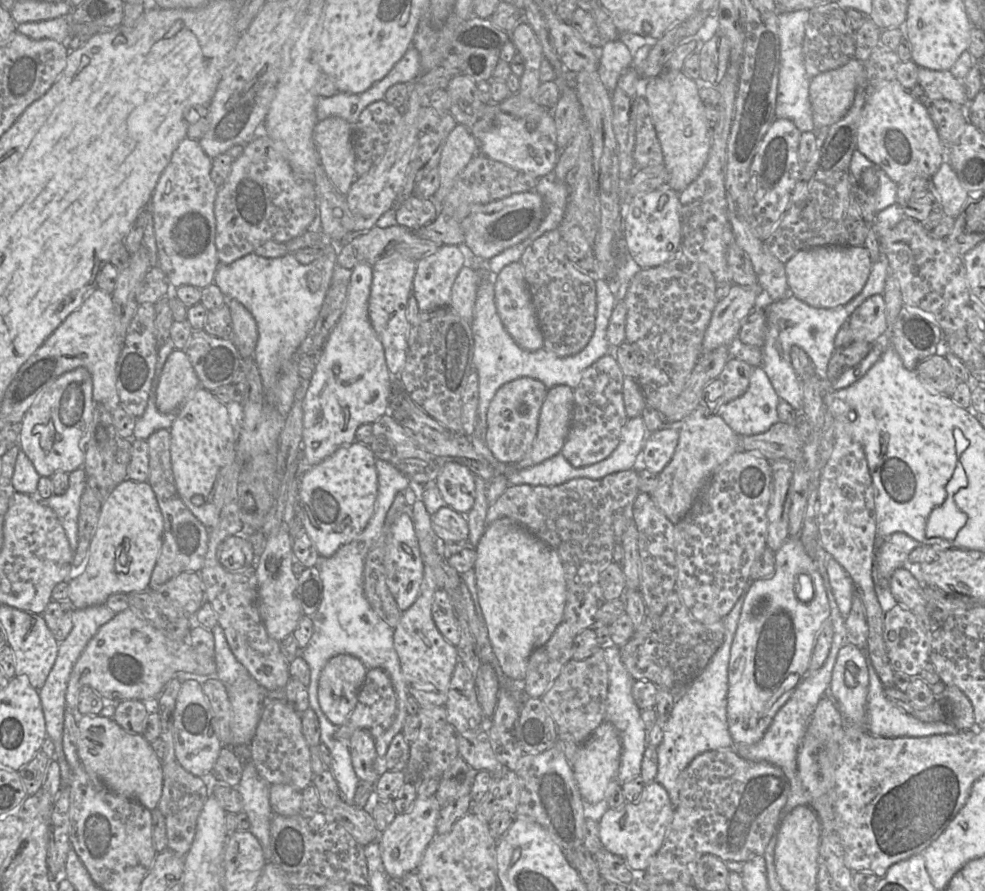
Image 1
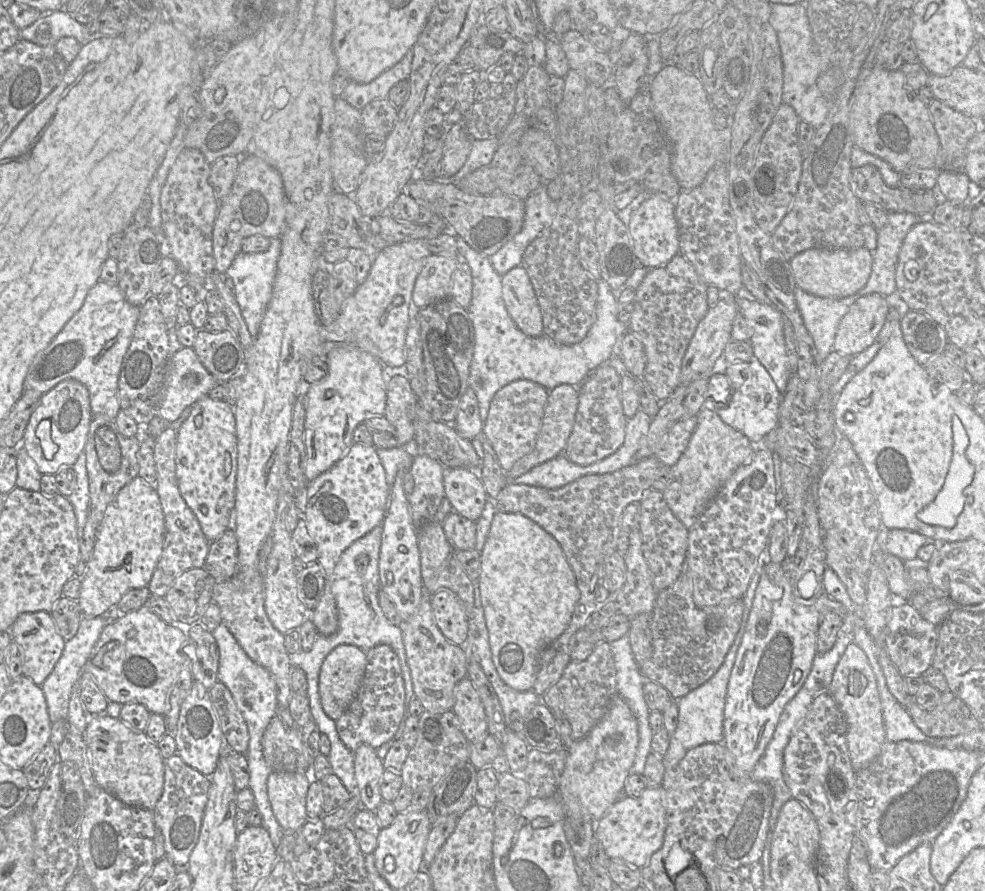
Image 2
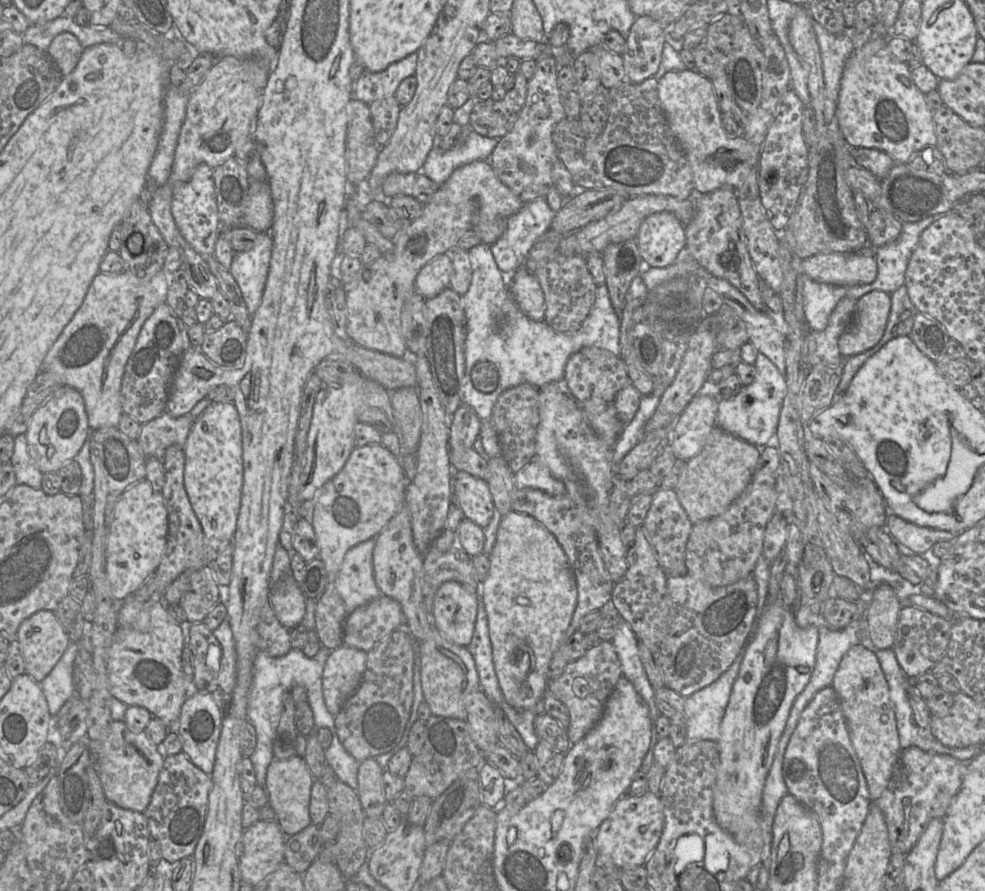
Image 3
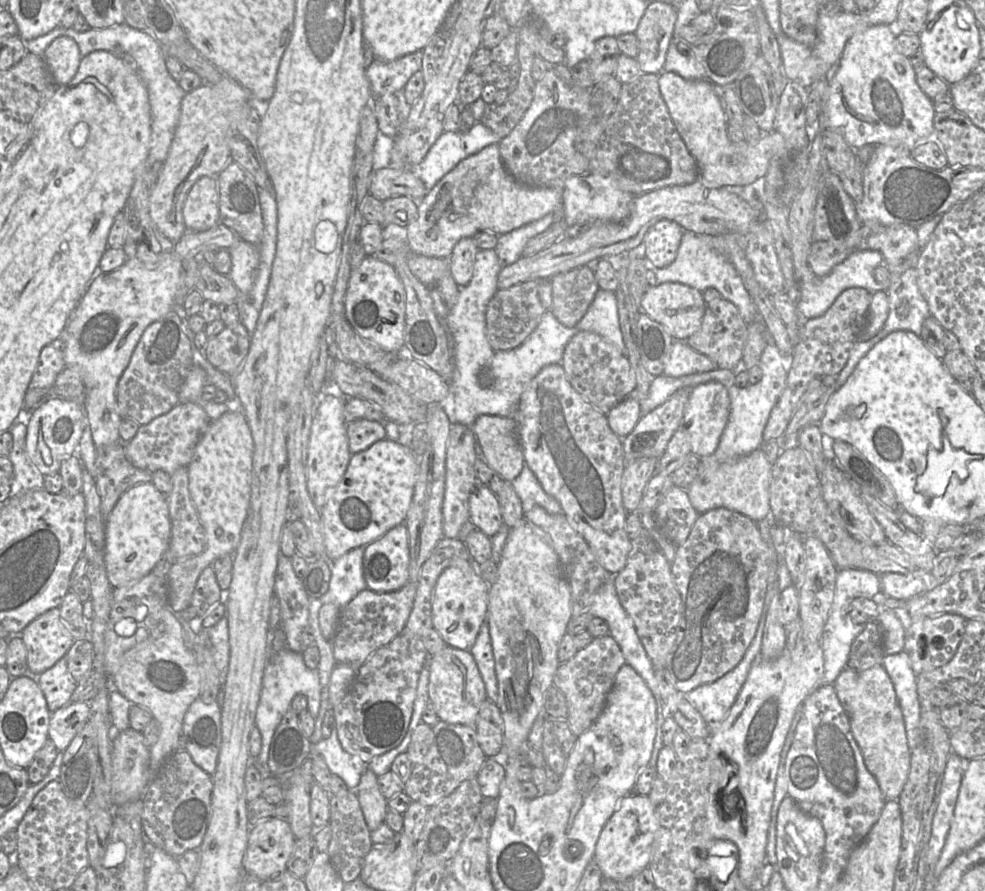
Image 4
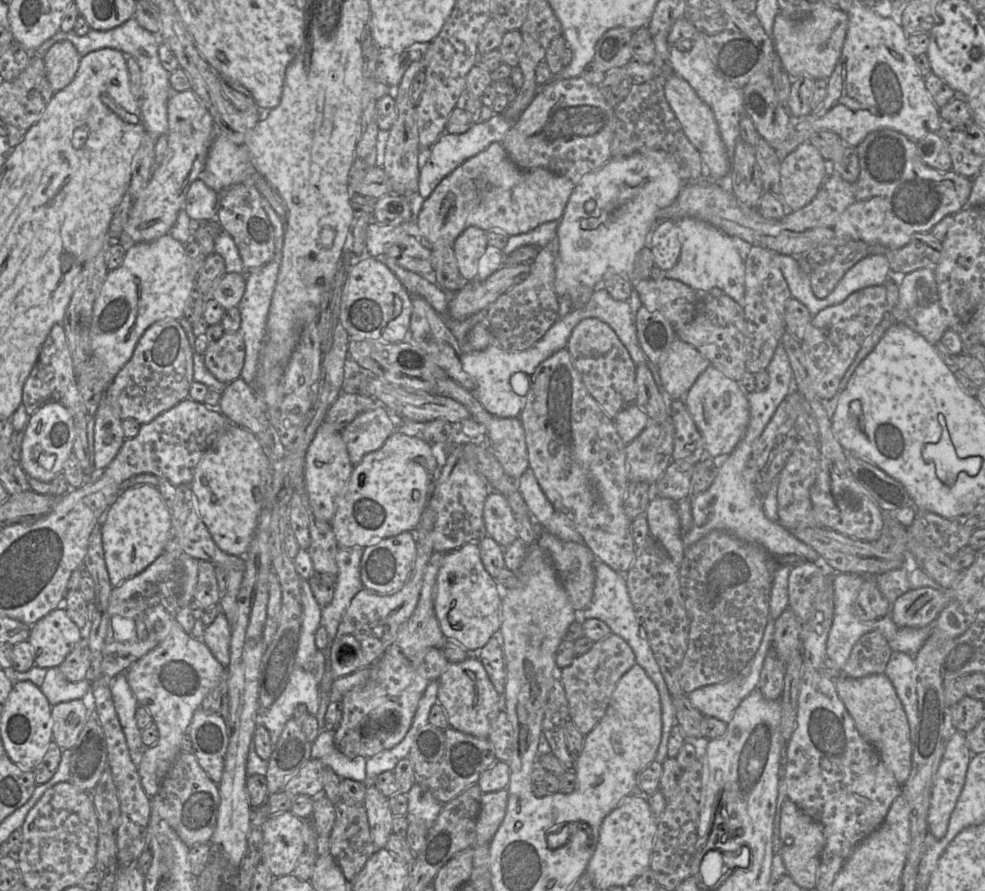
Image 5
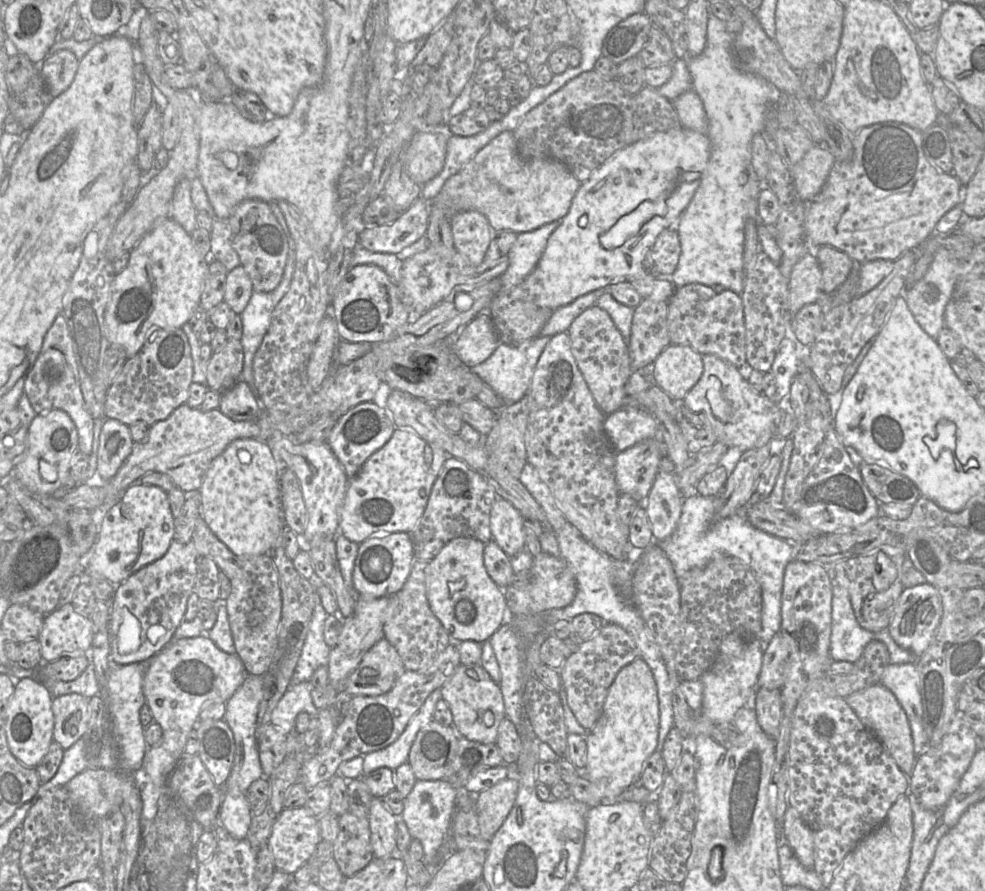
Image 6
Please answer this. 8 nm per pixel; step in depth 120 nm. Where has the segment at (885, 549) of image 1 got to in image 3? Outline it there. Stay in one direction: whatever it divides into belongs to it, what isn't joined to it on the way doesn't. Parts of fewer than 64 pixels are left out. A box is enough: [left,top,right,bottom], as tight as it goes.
[886,514,961,555]

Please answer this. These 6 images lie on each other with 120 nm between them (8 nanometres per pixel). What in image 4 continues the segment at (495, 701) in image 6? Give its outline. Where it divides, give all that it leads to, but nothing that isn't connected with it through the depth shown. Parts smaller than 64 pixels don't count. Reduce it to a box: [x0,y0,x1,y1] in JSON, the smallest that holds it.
[429,645,487,727]

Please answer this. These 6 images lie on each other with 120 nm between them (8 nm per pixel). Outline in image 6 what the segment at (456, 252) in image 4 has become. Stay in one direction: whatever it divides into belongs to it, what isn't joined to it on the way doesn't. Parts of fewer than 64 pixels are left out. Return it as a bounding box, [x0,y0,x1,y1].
[450,210,496,265]

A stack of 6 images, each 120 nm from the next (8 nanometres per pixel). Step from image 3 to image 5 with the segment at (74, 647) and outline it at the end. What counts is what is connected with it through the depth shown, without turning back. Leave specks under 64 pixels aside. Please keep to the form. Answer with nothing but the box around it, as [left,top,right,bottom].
[40,667,91,706]

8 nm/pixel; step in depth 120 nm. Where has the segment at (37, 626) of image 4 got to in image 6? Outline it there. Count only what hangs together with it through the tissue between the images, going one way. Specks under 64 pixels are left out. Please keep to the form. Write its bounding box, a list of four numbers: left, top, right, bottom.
[37,604,97,663]

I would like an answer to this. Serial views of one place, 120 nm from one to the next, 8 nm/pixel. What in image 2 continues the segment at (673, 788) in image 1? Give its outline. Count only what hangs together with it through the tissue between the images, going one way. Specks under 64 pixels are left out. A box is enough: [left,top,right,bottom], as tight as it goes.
[662,570,760,768]

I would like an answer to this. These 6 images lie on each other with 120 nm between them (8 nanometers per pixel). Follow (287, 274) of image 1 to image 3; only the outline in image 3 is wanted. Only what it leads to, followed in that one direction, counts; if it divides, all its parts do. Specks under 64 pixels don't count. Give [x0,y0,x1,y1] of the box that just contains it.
[229,233,272,316]

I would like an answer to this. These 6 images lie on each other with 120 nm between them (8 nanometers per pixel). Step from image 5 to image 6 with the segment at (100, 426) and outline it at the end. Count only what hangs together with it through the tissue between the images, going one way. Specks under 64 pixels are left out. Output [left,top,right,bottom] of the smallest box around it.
[96,418,133,481]

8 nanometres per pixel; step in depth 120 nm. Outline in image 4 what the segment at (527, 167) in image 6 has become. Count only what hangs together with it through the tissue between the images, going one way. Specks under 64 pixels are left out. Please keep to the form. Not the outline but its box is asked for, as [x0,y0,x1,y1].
[406,143,562,259]

